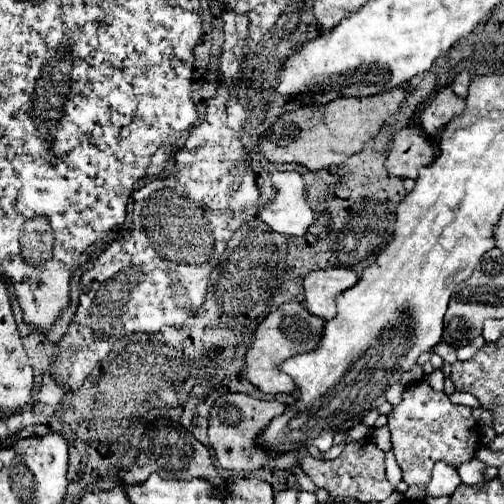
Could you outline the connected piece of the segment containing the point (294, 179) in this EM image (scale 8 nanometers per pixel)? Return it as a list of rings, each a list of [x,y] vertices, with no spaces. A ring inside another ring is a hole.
[[[275,171],[271,173],[277,197],[271,205],[259,207],[259,217],[277,233],[305,235],[315,221],[305,193],[305,181],[299,171]]]

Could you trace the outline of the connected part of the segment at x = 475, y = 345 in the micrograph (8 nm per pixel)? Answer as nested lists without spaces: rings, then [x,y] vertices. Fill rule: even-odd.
[[[477,337],[475,341],[471,341],[467,347],[461,347],[459,351],[457,351],[457,357],[459,357],[459,361],[467,361],[467,359],[471,359],[479,349],[481,349],[481,345],[485,343],[485,339],[483,337]]]

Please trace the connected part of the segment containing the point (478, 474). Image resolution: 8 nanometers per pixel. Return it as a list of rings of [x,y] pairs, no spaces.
[[[471,459],[457,467],[457,473],[463,483],[481,483],[485,477],[485,471],[487,471],[487,465],[479,459]]]

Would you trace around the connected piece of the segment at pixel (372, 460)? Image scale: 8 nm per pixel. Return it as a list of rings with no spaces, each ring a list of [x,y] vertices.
[[[355,441],[355,443],[347,443],[343,453],[331,461],[315,459],[307,453],[301,459],[301,469],[309,475],[309,479],[317,487],[327,489],[331,497],[351,497],[351,499],[357,499],[359,503],[371,503],[371,501],[381,503],[395,491],[395,487],[385,477],[383,461],[385,461],[385,453],[375,443]]]

